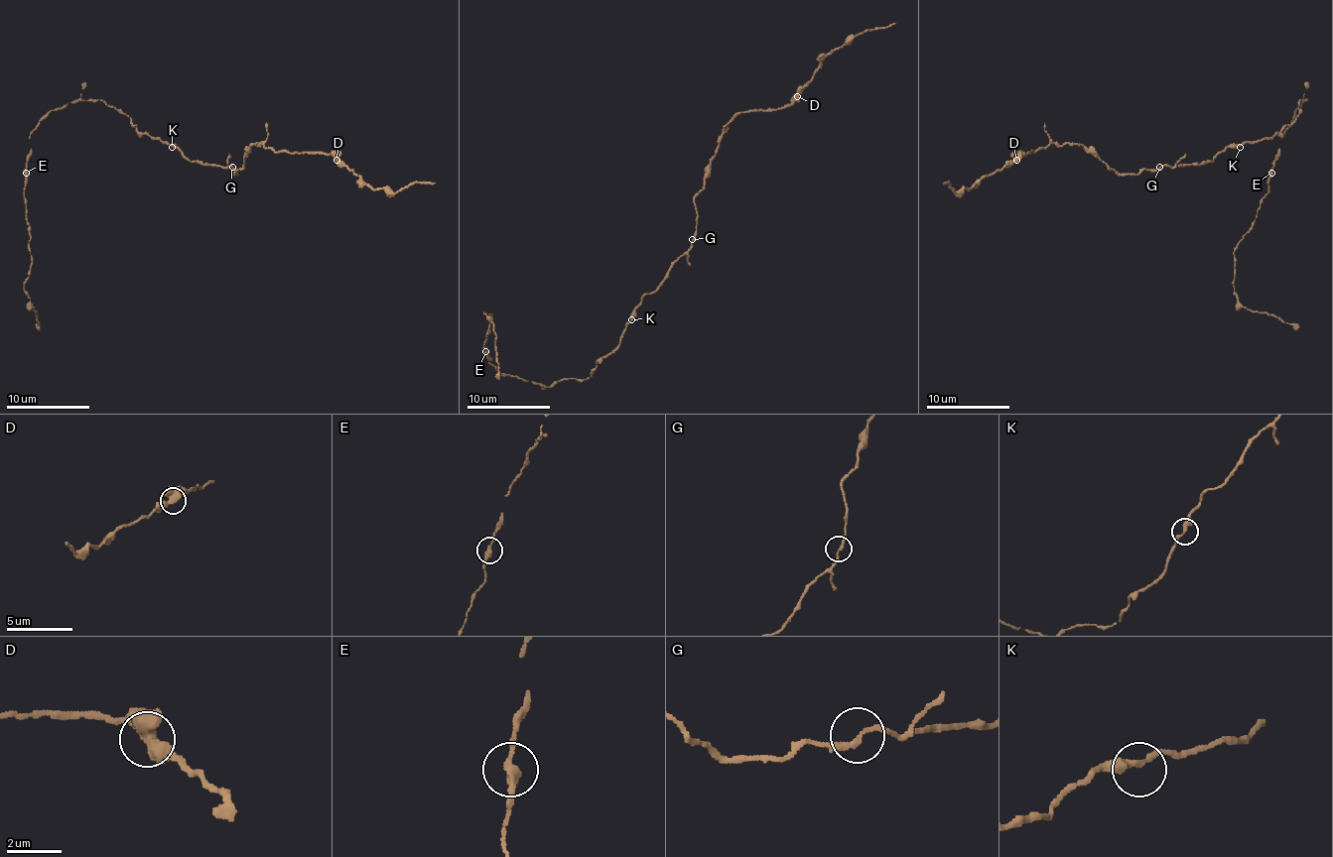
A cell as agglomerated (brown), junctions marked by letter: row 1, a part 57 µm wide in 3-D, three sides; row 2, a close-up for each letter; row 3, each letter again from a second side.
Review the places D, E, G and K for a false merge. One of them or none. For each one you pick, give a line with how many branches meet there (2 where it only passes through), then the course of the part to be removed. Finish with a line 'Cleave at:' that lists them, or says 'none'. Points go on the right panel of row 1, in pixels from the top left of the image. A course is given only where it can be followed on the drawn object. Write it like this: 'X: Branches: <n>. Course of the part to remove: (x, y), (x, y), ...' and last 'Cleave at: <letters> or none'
Cleave at: none

